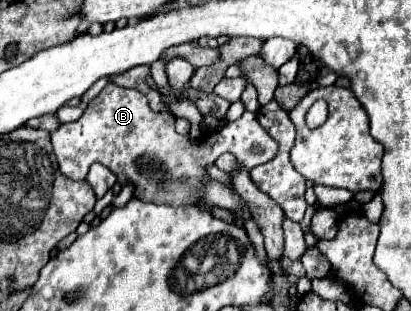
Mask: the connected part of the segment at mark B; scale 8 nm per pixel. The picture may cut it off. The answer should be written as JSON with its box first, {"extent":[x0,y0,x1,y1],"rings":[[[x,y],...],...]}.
{"extent":[51,85,277,205],"rings":[[[107,85],[77,121],[51,131],[51,143],[59,169],[69,179],[85,179],[89,165],[101,163],[117,175],[121,185],[133,183],[135,197],[167,205],[197,203],[197,191],[203,187],[201,181],[209,179],[205,165],[215,163],[223,153],[233,153],[249,169],[269,161],[277,153],[277,143],[249,111],[241,119],[225,123],[223,129],[207,135],[203,143],[191,143],[189,137],[175,131],[173,113],[155,113],[143,93],[119,85]]]}

